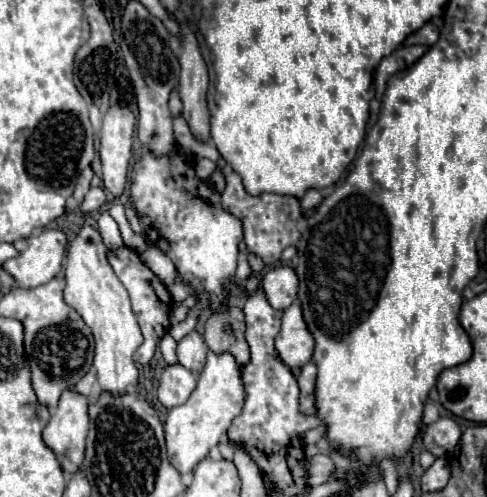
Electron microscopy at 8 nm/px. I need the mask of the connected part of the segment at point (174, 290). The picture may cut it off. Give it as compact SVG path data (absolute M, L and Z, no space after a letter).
M178 280L176 284L172 284L168 290L170 290L170 294L174 296L174 300L184 300L186 296L192 296L192 294L194 294L192 288L188 288L188 286L186 286L184 282L180 282L180 280Z

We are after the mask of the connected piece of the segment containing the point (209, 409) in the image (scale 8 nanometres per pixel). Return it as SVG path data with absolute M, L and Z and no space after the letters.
M208 352L208 362L198 378L196 390L182 406L172 408L166 416L164 432L170 464L180 474L192 472L196 464L208 456L210 448L218 446L220 438L230 428L230 422L240 414L242 404L244 404L244 384L238 364L232 360L230 354L216 356L214 352Z

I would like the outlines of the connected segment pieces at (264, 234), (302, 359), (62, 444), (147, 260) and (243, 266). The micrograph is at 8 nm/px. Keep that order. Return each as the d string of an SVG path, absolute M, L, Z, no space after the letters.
M236 172L226 174L226 188L222 192L222 204L238 216L244 224L244 242L250 252L260 256L264 264L276 266L280 262L280 254L286 246L292 246L298 238L300 232L296 230L296 222L300 218L300 200L292 196L278 196L278 194L264 194L264 196L250 196L242 180Z
M292 304L284 310L282 328L276 336L276 350L282 362L290 368L302 368L306 362L312 360L314 340L302 320L298 304Z
M72 390L60 396L58 408L44 428L44 442L56 454L64 474L76 474L84 460L88 434L88 398Z
M156 246L148 248L146 252L142 252L140 258L142 258L142 262L144 262L166 286L170 286L170 284L174 282L174 278L176 278L176 268L174 268L172 260L170 260L166 254L162 254Z
M240 252L238 256L236 276L242 278L242 280L246 280L250 274L252 274L252 270L250 270L250 264L248 264L247 253Z

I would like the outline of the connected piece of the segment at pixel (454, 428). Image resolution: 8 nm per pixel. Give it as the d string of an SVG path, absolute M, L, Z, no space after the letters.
M444 416L438 422L426 426L424 446L434 456L444 456L444 454L448 454L448 452L452 452L456 448L456 444L460 442L460 436L462 436L460 426L452 418Z

